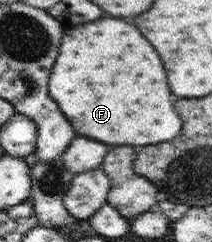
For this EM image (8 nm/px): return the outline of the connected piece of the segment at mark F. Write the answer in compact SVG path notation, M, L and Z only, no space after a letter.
M103 17L67 29L49 93L77 133L113 145L153 145L181 133L181 119L169 99L171 87L153 45L135 25Z

